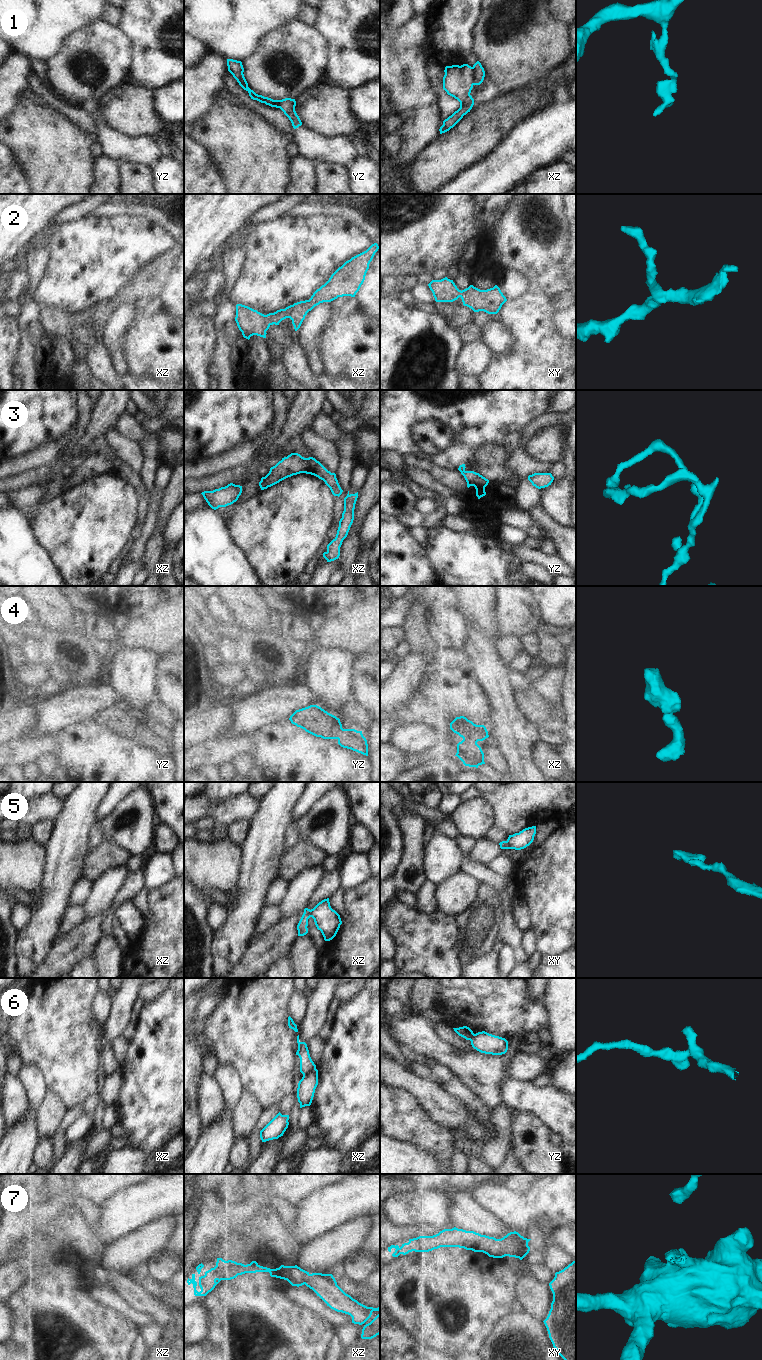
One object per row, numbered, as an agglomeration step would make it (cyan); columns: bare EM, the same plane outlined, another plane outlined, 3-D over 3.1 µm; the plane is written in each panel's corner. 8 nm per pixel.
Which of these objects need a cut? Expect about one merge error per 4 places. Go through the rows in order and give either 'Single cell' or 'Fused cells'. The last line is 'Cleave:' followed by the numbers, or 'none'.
1: Fused cells
2: Single cell
3: Single cell
4: Single cell
5: Fused cells
6: Fused cells
7: Single cell
Cleave: 1, 5, 6.

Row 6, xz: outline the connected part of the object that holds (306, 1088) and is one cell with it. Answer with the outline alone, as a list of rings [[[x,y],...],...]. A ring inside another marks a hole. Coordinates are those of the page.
[[[316,1068],[303,1075],[297,1088],[297,1098],[300,1108],[311,1105],[317,1085],[318,1070]]]

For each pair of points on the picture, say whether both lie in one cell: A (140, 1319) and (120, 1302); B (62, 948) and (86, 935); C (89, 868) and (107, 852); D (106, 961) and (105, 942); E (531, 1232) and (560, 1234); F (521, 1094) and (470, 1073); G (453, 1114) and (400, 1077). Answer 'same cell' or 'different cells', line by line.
A: same cell
B: same cell
C: same cell
D: same cell
E: different cells
F: different cells
G: same cell

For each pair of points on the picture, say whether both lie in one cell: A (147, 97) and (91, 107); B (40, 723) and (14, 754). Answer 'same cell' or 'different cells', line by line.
A: different cells
B: different cells

